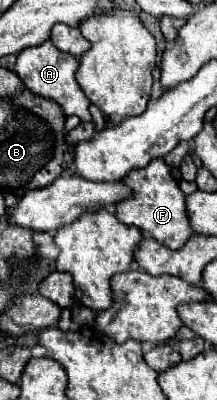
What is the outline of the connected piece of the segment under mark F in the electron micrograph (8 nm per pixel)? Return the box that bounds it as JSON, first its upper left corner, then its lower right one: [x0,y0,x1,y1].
[115,158,195,250]

